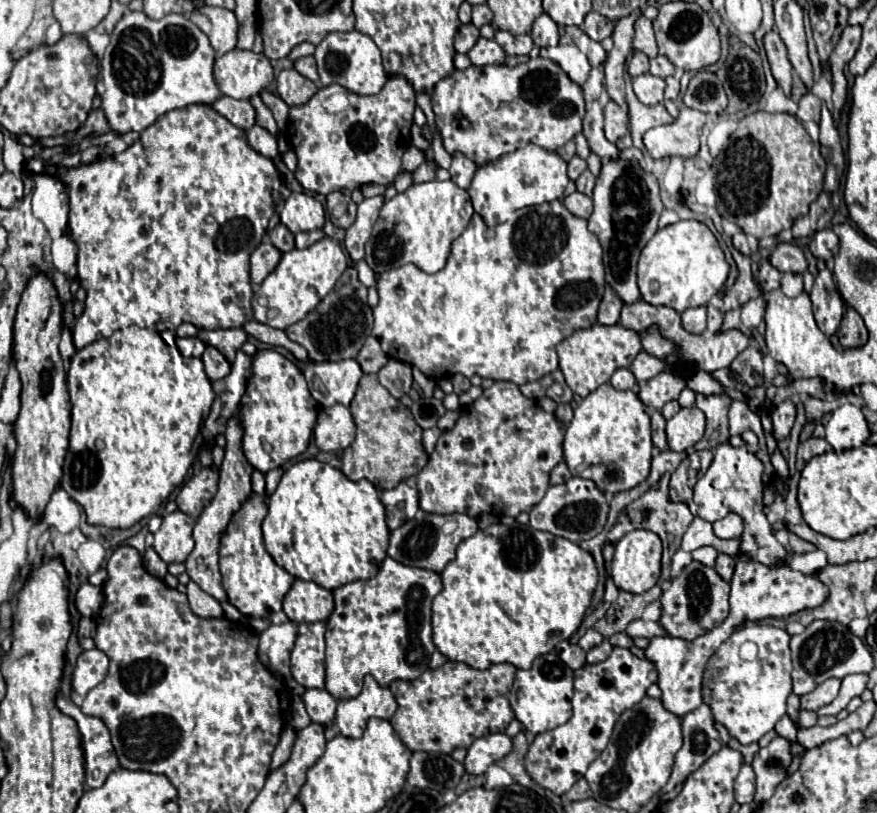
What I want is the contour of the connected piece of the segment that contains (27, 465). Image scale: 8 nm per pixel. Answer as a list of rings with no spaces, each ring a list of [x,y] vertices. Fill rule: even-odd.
[[[37,273],[29,279],[15,315],[13,353],[21,375],[21,411],[15,421],[17,449],[13,455],[13,499],[39,519],[45,505],[61,481],[63,459],[69,445],[71,403],[67,393],[65,369],[59,355],[63,307],[55,283],[47,273]]]

